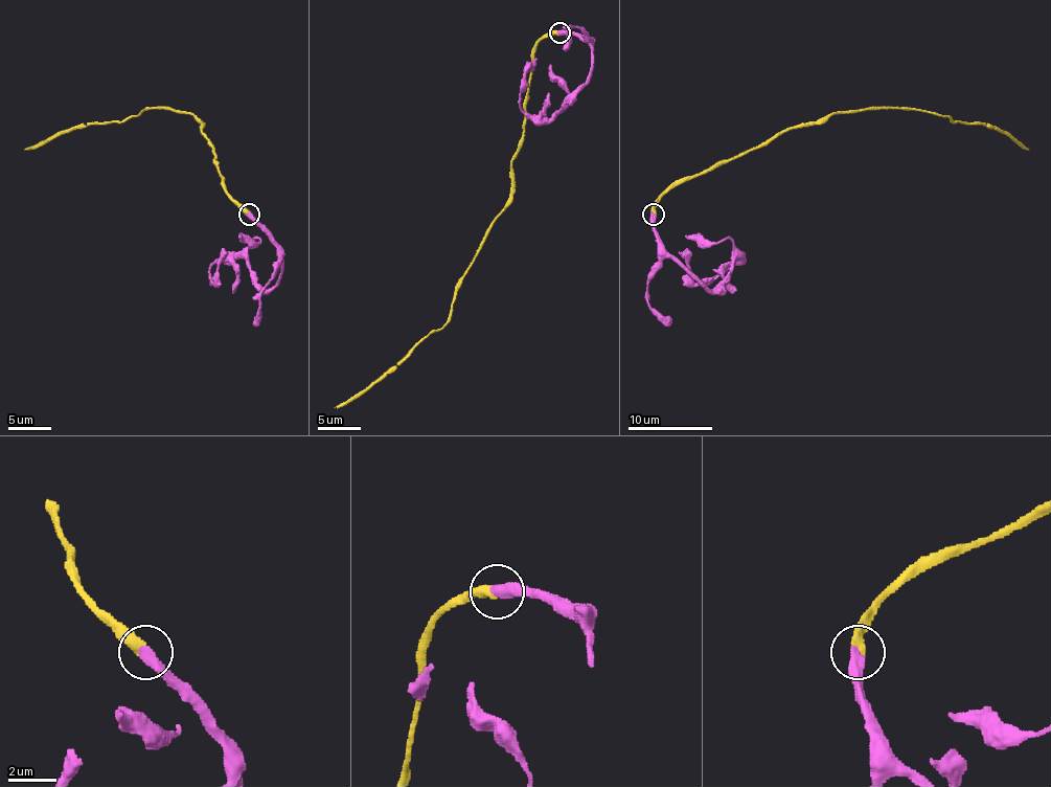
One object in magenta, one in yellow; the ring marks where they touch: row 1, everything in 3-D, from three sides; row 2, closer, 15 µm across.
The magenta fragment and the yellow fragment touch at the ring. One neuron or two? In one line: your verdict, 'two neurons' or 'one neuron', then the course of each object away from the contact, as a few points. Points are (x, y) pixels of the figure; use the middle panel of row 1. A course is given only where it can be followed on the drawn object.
one neuron; magenta runs (560, 34), (574, 34), (592, 50), (592, 75), (553, 116), (534, 118), (520, 106), (524, 75), (537, 59); yellow runs (560, 34), (547, 34), (534, 50), (524, 137), (511, 162), (511, 203), (456, 292), (448, 321), (335, 407)

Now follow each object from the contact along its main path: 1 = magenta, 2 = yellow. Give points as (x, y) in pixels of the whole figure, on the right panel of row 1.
1: (654, 215), (654, 231), (705, 287), (713, 289), (738, 255), (715, 276), (697, 283), (688, 260), (679, 250)
2: (654, 215), (654, 204), (670, 189), (783, 132), (823, 124), (836, 113), (913, 109), (998, 128), (1027, 149)

